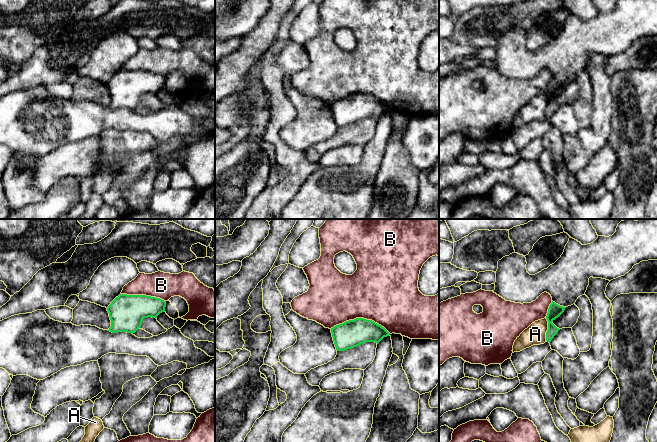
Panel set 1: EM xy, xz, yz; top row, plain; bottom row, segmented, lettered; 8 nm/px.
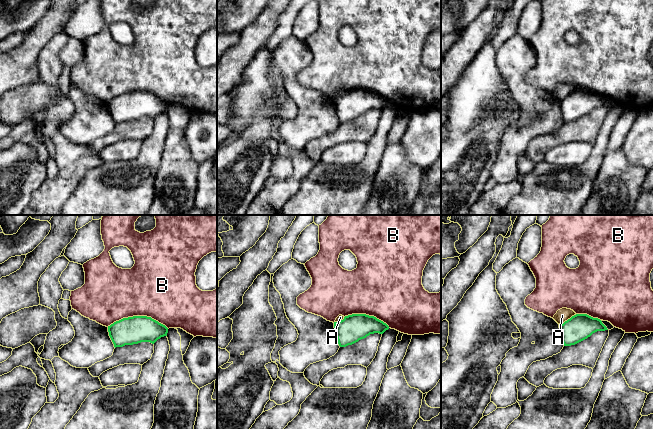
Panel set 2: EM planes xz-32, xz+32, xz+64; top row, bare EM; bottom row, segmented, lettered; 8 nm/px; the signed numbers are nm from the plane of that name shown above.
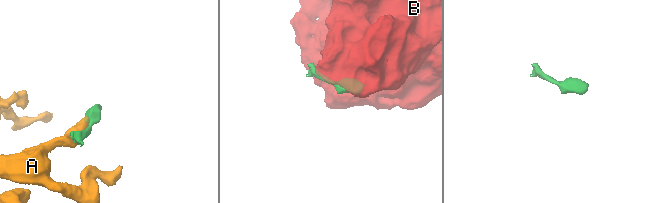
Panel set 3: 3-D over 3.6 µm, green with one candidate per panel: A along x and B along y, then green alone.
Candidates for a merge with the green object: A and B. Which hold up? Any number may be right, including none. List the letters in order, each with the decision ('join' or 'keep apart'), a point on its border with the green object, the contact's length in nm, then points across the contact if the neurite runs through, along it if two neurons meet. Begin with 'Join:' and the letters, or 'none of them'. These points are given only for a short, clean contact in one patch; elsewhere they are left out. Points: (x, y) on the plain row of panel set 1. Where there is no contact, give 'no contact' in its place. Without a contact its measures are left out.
Join: none of them
A: keep apart; meets green in yz at (548, 105); contact 180 nm long
B: keep apart; meets green in xz at (360, 94); contact 480 nm long

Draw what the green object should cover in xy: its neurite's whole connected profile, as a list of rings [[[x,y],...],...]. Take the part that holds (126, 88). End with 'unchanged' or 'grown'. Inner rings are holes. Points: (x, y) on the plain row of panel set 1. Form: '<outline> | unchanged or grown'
[[[120,70],[107,83],[111,96],[108,107],[112,109],[135,109],[142,101],[144,94],[157,92],[165,88],[166,77],[146,72]]] | unchanged

